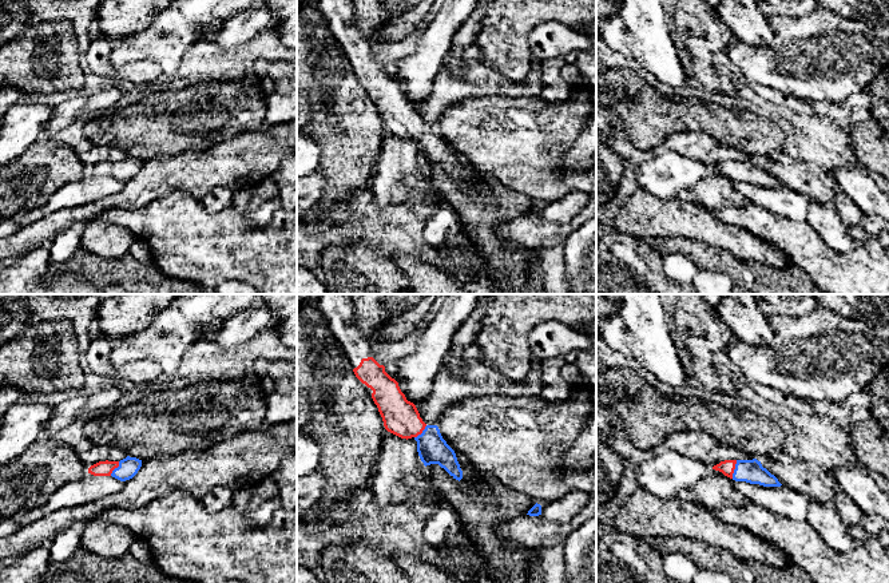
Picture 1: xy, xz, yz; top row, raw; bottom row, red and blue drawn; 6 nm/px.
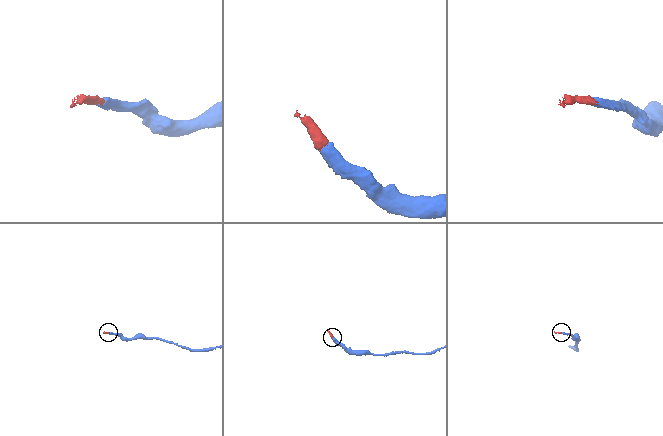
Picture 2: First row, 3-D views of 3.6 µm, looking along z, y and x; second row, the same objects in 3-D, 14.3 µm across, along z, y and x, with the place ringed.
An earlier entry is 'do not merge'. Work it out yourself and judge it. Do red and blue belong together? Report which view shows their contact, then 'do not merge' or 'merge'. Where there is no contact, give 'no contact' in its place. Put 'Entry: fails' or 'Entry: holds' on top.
Entry: fails
yz | merge

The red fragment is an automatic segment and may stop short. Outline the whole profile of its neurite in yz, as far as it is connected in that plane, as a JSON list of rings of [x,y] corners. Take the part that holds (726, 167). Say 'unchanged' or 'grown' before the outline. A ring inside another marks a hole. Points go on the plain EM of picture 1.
grown; [[[725,160],[713,170],[722,172],[735,182],[746,182],[763,187],[781,187],[778,179],[762,167],[761,162],[753,160]]]

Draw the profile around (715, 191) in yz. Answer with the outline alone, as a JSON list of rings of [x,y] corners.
[[[715,170],[695,183],[688,190],[687,197],[709,211],[726,207],[743,209],[749,203],[749,199],[734,187],[733,179]]]

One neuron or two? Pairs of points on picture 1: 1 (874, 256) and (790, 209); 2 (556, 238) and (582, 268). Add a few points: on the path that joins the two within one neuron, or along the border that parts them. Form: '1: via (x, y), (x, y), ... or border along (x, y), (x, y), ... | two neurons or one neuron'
1: border along (774, 214), (805, 221) | two neurons
2: border along (582, 225), (562, 244) | two neurons

